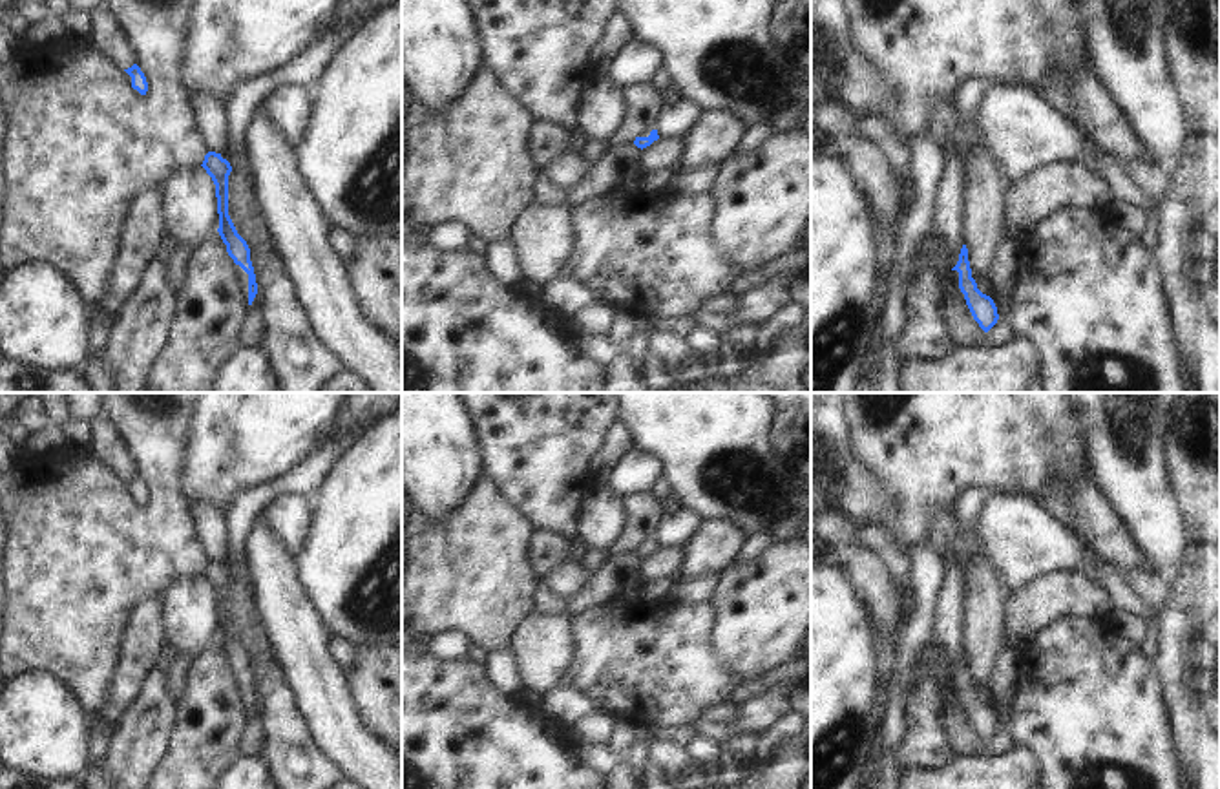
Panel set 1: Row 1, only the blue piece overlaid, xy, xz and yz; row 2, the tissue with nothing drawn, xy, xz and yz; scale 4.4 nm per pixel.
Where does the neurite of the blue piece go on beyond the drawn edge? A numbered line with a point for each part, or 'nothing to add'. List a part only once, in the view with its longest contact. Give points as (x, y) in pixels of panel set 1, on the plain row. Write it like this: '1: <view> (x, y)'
nothing to add

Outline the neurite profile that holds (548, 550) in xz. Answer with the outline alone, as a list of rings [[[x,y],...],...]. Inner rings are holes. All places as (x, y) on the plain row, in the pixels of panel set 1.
[[[535,531],[530,541],[530,563],[537,577],[544,577],[566,559],[575,557],[577,548],[572,539],[557,531]]]

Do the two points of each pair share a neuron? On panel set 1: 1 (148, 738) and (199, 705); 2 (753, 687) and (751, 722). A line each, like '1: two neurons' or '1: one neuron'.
1: two neurons
2: two neurons

